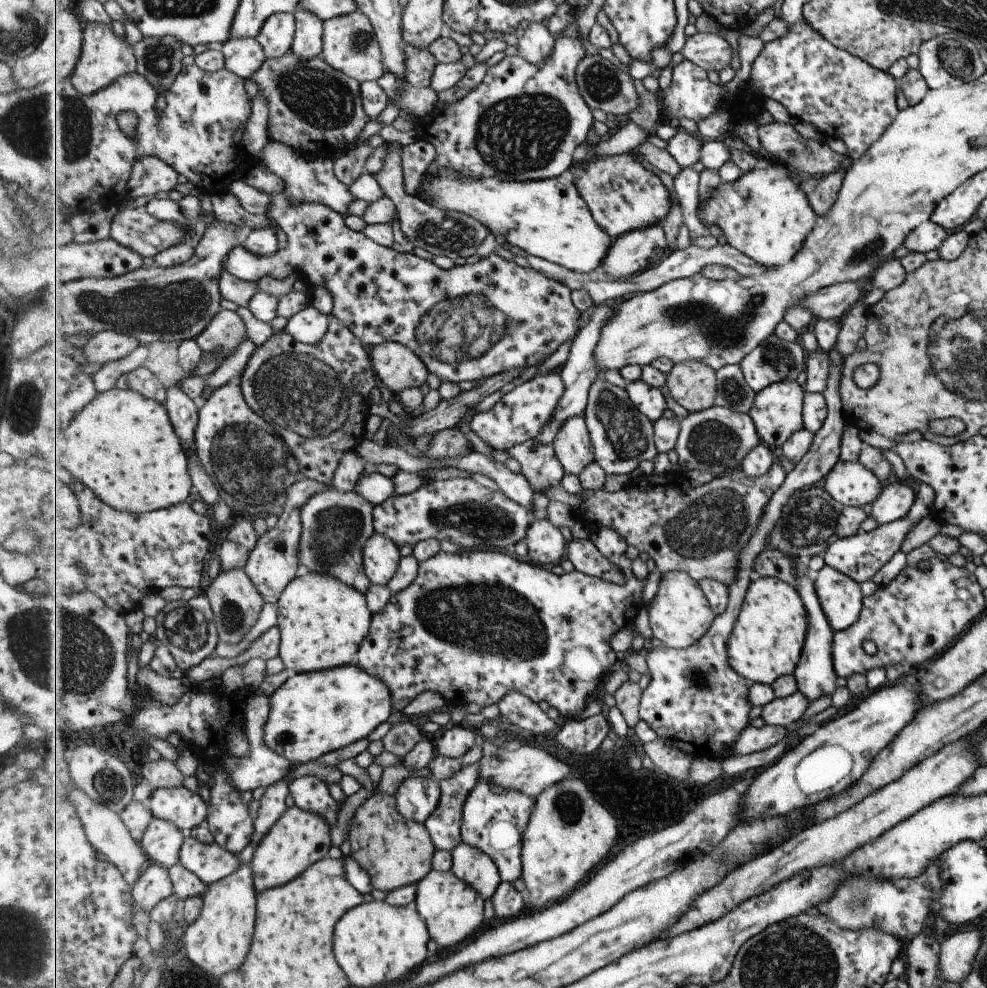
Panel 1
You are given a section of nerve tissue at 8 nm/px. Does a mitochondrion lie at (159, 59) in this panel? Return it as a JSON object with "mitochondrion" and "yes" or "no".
{"mitochondrion":"yes"}

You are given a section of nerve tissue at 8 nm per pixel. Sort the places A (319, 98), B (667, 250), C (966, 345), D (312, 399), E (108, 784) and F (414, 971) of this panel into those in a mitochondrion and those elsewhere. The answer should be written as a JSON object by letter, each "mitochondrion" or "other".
{"A":"mitochondrion","B":"other","C":"mitochondrion","D":"mitochondrion","E":"mitochondrion","F":"other"}

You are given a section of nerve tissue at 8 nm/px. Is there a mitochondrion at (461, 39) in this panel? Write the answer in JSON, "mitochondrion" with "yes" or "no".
{"mitochondrion":"no"}

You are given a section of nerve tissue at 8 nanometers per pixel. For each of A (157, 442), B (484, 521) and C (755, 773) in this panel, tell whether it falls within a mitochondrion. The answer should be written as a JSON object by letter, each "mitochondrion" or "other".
{"A":"other","B":"mitochondrion","C":"other"}

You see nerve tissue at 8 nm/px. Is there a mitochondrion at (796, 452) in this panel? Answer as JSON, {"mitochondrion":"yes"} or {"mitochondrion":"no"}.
{"mitochondrion":"no"}

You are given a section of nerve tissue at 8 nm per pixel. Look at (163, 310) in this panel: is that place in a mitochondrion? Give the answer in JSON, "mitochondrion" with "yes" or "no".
{"mitochondrion":"yes"}

